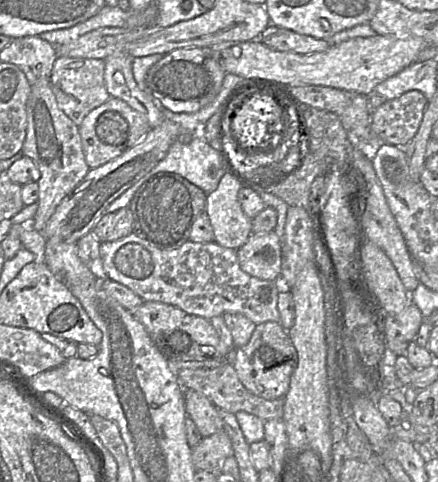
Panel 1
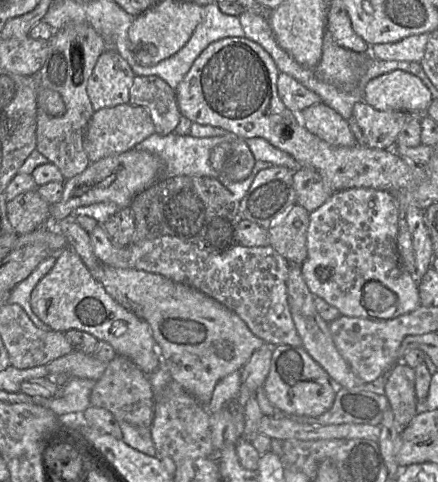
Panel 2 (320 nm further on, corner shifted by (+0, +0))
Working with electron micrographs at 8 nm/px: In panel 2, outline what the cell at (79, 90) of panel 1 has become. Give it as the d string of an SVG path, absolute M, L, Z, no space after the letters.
M113 48L100 55L87 84L93 109L129 103L130 88L136 74L128 62Z

